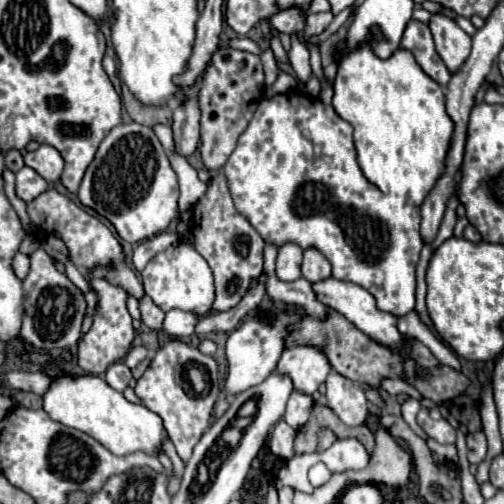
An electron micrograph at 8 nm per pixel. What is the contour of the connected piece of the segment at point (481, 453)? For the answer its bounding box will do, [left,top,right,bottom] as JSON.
[466,433,486,465]

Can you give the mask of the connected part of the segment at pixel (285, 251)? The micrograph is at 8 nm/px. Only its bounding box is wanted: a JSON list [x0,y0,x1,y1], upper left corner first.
[276,243,302,281]

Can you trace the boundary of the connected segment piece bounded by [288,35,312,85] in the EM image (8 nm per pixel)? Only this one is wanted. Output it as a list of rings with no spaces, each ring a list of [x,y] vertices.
[[[292,35],[292,49],[288,51],[288,57],[290,57],[290,63],[292,63],[292,69],[294,69],[296,77],[300,79],[302,85],[306,85],[310,81],[310,77],[312,77],[310,61],[308,61],[310,53],[294,35]]]

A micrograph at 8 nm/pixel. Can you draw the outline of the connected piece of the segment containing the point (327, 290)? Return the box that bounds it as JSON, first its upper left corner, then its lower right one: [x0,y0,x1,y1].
[312,277,430,381]

